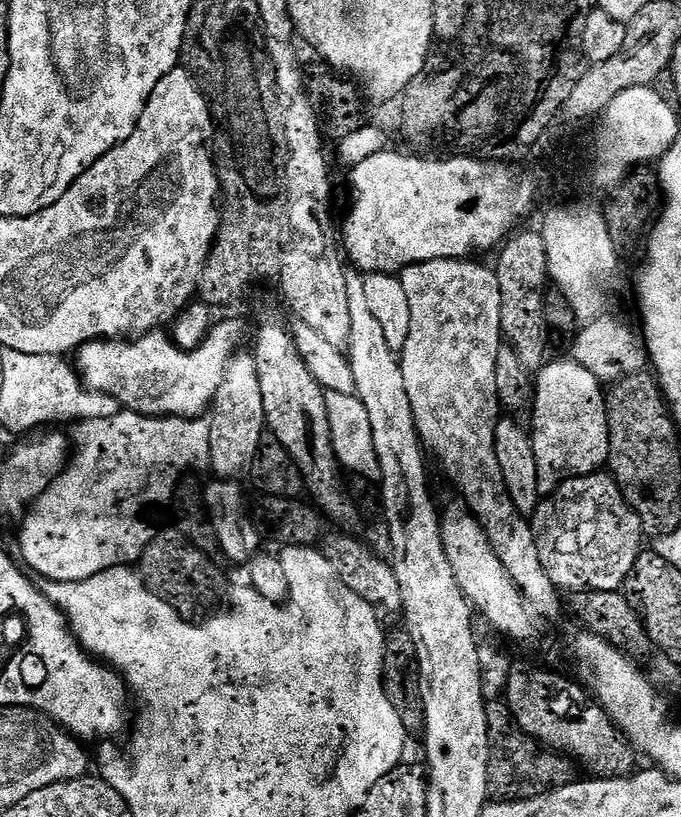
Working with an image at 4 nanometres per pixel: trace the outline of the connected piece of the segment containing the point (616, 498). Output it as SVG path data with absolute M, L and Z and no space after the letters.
M604 470L565 479L551 496L541 499L530 523L536 534L538 558L542 566L546 566L546 574L550 574L550 582L554 582L560 590L569 588L572 594L621 591L645 547L645 521L626 502L622 490L616 485L616 477Z

